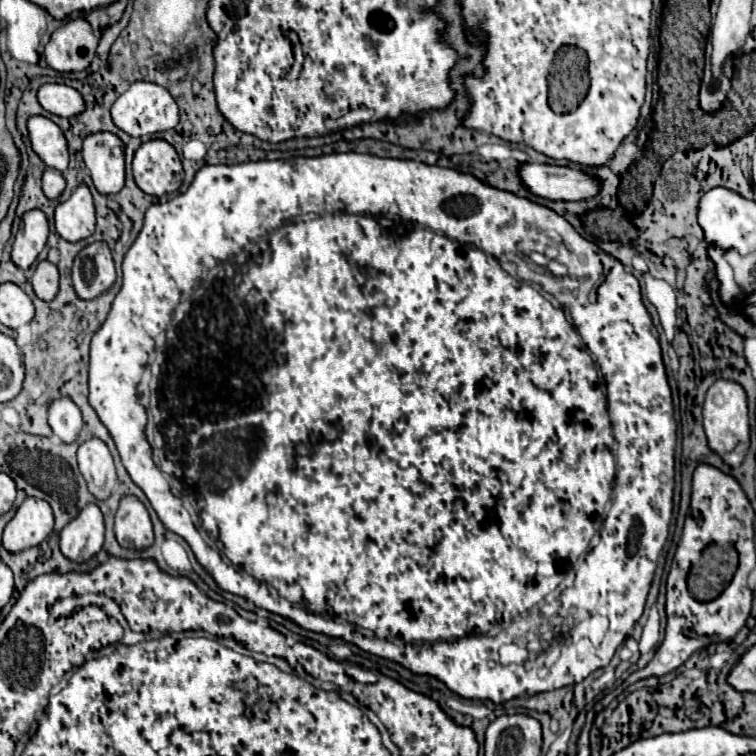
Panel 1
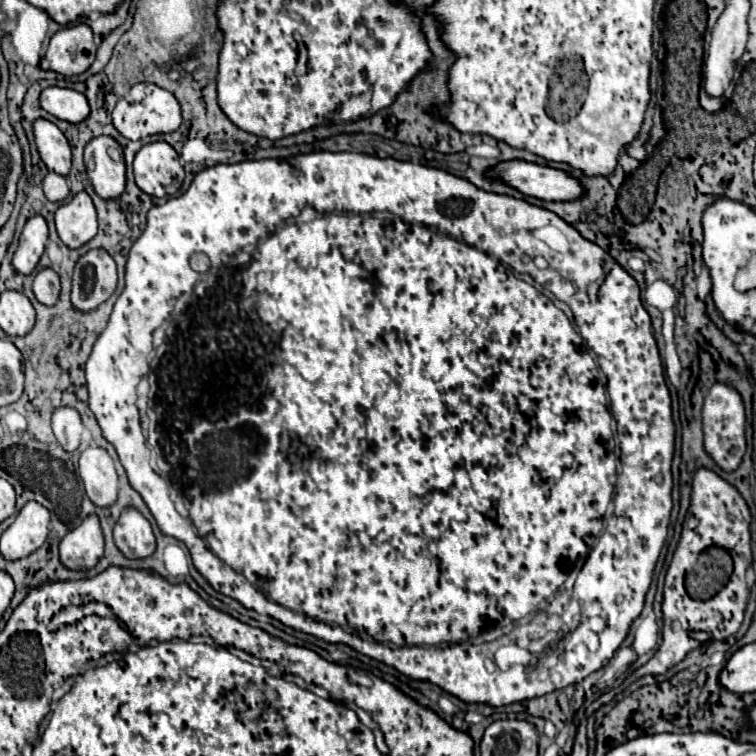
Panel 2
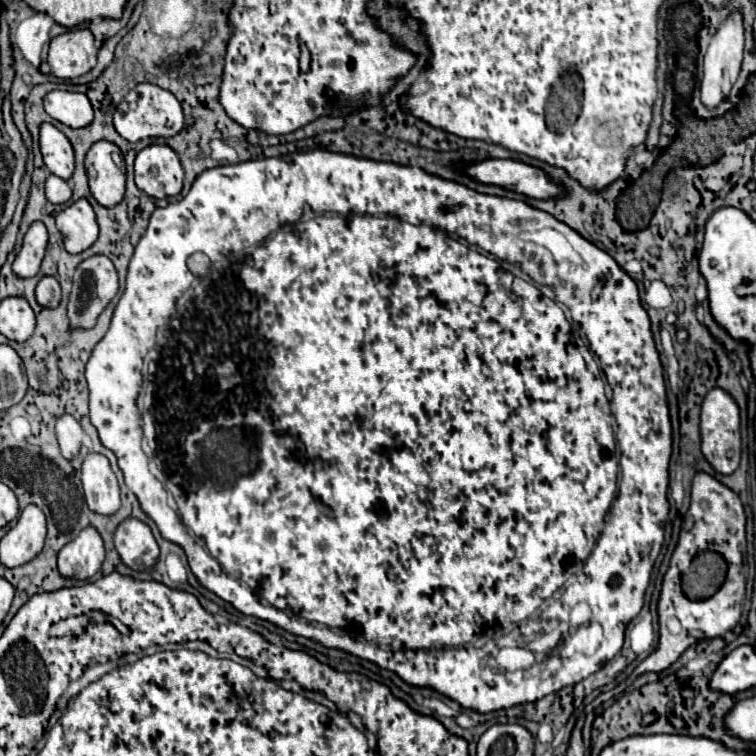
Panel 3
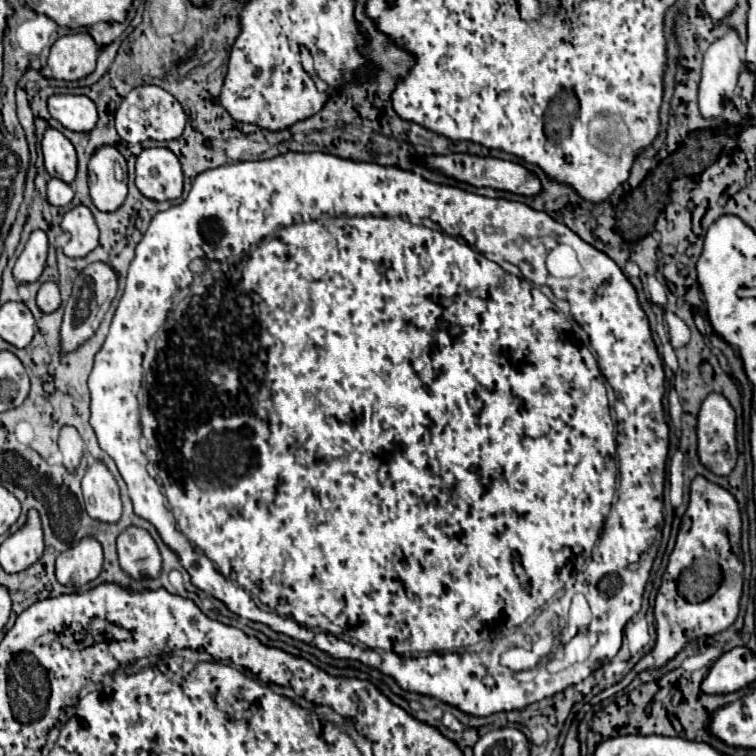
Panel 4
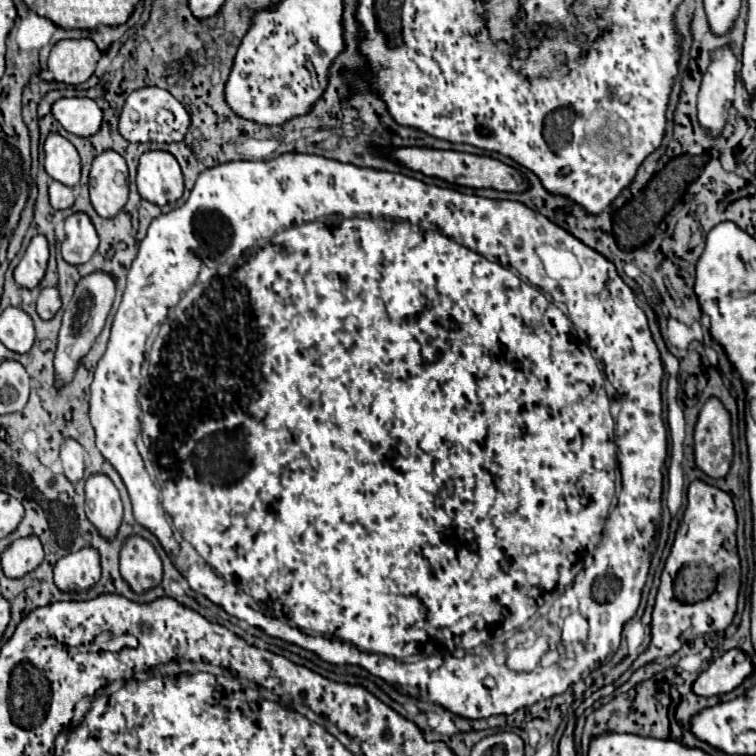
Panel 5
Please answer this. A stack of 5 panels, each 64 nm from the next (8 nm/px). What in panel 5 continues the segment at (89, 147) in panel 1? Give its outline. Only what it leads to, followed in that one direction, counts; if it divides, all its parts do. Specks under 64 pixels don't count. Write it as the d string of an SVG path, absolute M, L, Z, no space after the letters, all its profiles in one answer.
M108 150L94 158L90 170L90 200L102 218L114 218L128 202L128 168L120 154Z

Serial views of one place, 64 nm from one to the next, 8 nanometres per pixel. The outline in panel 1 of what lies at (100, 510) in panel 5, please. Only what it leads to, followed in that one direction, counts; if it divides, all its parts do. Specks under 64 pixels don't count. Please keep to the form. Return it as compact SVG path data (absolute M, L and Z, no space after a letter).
M90 438L80 444L78 468L88 484L88 490L94 494L96 500L106 500L112 496L118 478L112 454L102 440Z

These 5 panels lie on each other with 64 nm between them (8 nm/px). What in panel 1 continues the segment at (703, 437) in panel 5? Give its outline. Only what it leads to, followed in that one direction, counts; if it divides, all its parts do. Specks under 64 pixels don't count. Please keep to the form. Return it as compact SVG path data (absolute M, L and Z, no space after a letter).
M716 380L706 392L704 402L704 432L712 452L722 456L724 464L738 468L750 448L750 426L748 426L748 406L746 392L740 384L730 380Z

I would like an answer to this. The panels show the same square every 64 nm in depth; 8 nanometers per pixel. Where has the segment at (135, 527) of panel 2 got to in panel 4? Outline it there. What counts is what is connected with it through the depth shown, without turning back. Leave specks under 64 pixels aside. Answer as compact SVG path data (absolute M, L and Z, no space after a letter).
M126 528L118 536L118 560L120 568L134 580L158 578L162 570L162 558L156 542L142 528Z

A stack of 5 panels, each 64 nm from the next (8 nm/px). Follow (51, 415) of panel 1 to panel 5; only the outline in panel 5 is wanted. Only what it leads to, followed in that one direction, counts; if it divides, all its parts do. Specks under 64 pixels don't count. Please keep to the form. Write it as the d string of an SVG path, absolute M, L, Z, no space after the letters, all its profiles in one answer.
M66 440L64 442L62 452L60 452L60 460L62 460L64 476L70 482L78 482L78 480L84 478L84 468L86 468L84 448L76 440Z

